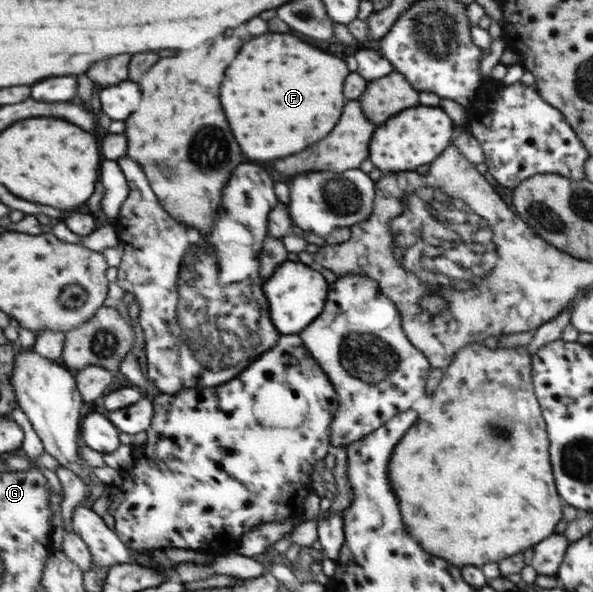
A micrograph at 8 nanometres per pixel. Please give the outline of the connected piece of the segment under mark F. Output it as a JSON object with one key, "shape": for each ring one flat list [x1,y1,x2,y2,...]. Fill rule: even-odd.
{"shape":[[265,33,245,43,245,51,241,51,237,63,229,67,229,79,225,79,225,87,221,89,225,113,229,115,233,133,241,143,245,155,255,161,281,159,299,153,323,139,333,129,341,113,341,87,345,75,349,72,339,57,333,57,289,33]]}

